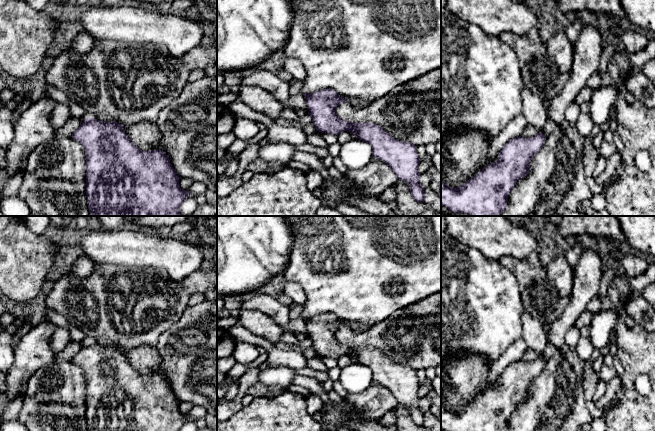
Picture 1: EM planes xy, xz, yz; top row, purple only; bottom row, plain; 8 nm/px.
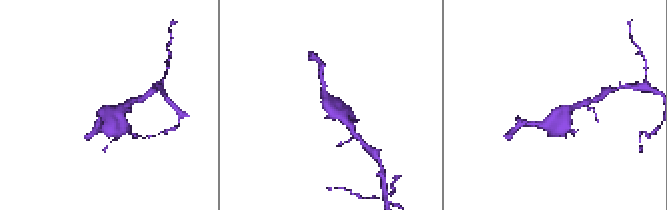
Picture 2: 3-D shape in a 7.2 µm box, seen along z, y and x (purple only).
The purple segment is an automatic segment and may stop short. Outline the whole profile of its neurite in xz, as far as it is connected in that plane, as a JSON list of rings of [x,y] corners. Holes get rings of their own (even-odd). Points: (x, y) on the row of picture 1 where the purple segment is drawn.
[[[322,89],[312,94],[304,93],[303,96],[317,131],[334,135],[348,131],[369,143],[372,146],[372,156],[385,162],[398,179],[408,184],[415,201],[424,202],[424,188],[419,183],[420,173],[417,170],[420,159],[416,146],[393,138],[380,125],[348,122],[339,118],[336,108],[346,100],[332,89]]]

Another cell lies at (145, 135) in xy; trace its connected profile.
[[[143,121],[133,125],[124,126],[125,134],[140,150],[162,150],[163,141],[161,132],[155,121]]]

